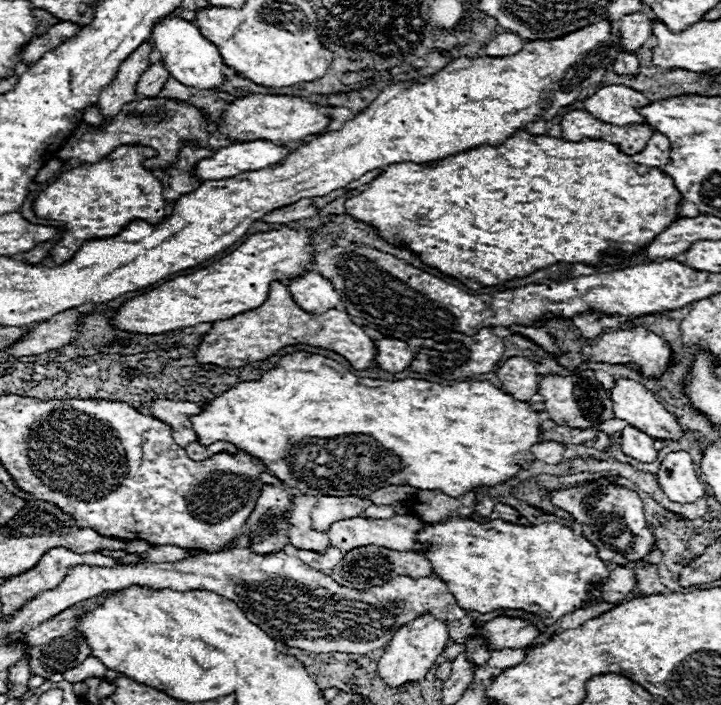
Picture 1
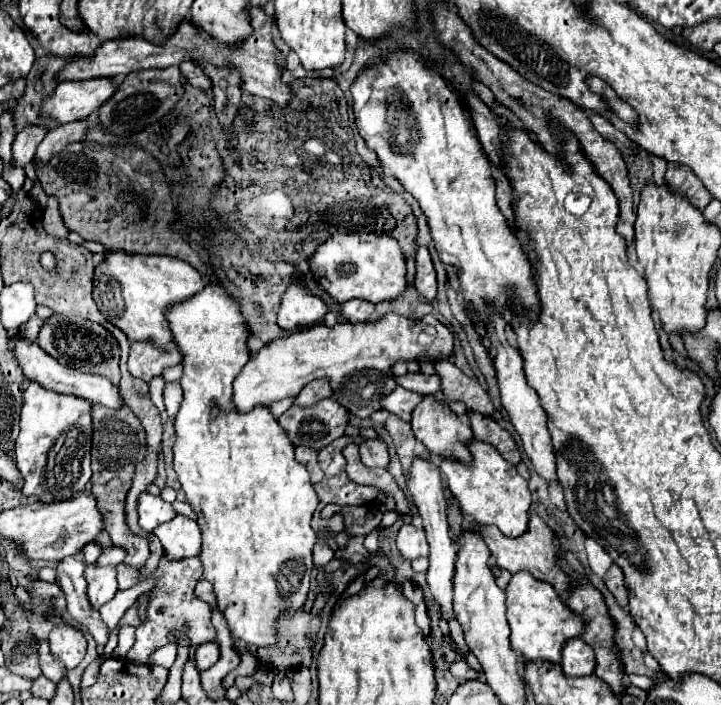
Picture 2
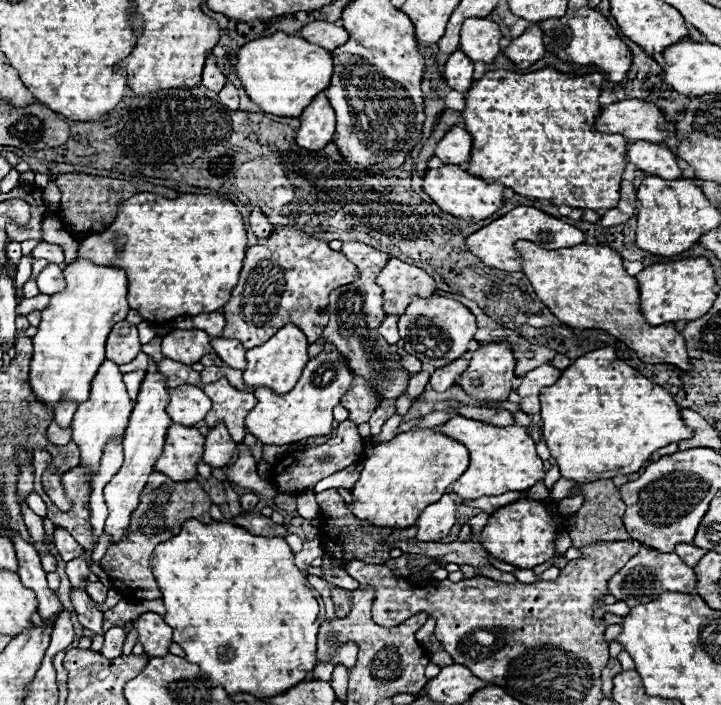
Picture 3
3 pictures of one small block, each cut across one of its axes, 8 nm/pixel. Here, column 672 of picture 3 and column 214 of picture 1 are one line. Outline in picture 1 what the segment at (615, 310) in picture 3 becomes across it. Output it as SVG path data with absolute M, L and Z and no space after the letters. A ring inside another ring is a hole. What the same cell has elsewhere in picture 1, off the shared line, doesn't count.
M282 282L270 284L270 294L262 306L230 320L214 322L214 328L196 348L196 358L200 362L212 362L222 368L242 368L250 362L266 360L274 356L280 348L290 344L310 344L334 350L344 356L356 370L368 370L376 358L374 340L360 326L356 326L346 312L332 308L324 314L324 318L316 318L314 314L300 310L300 306L292 300L288 288Z

